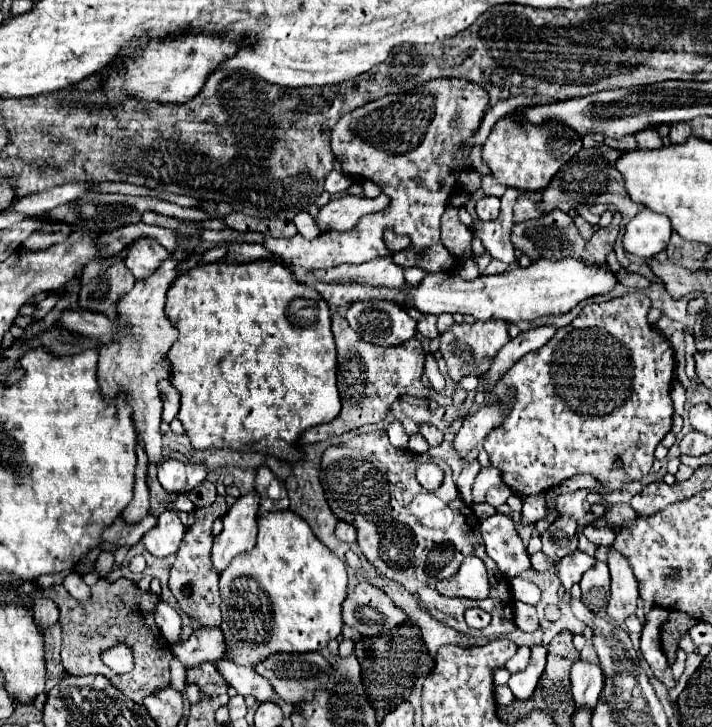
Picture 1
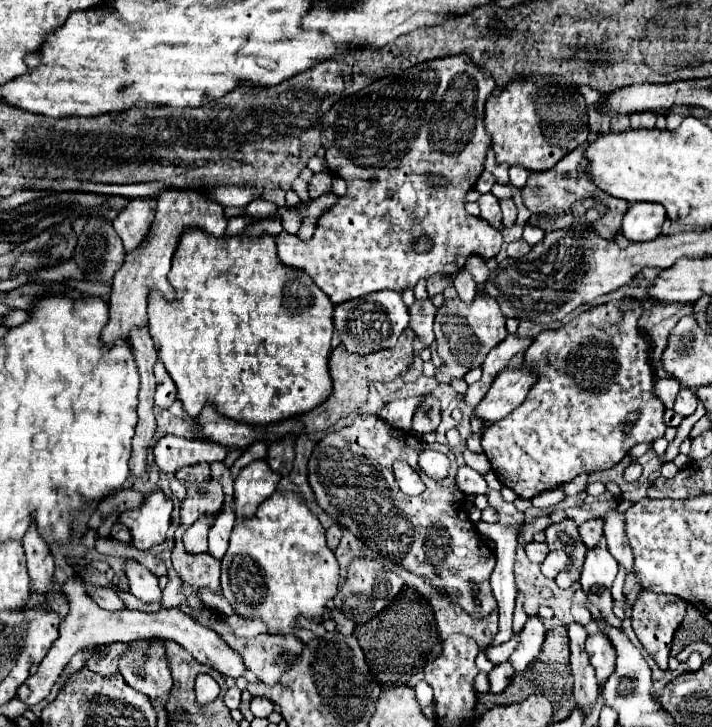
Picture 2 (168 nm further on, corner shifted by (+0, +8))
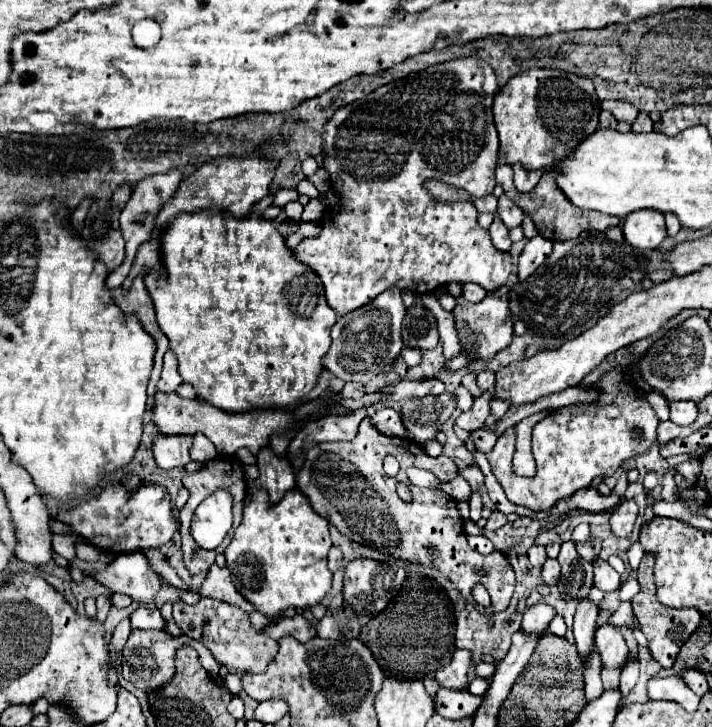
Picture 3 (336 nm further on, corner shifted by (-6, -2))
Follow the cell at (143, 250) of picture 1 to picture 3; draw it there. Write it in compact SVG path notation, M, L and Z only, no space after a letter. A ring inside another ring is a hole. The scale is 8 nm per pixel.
M167 171L165 175L149 175L149 179L141 179L141 183L137 183L137 187L133 189L131 199L123 207L121 219L119 219L121 231L123 231L123 237L125 237L125 243L127 243L125 245L125 261L119 269L115 269L107 276L105 281L107 289L115 289L122 285L133 265L137 247L141 243L145 243L145 239L149 239L149 231L153 231L153 219L157 219L157 211L161 211L163 205L173 197L179 181L181 181L181 175L177 175L177 171Z

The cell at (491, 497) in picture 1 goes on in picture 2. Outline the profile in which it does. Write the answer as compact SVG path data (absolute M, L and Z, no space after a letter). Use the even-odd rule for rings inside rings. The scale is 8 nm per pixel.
M467 465L459 467L459 471L457 471L457 487L463 493L475 493L475 495L489 491L485 479L477 471L473 471L471 467L467 467Z

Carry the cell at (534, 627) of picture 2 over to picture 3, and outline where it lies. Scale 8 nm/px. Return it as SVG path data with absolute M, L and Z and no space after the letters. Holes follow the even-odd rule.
M535 603L523 613L523 629L525 633L545 633L551 619L555 617L555 609L547 603Z

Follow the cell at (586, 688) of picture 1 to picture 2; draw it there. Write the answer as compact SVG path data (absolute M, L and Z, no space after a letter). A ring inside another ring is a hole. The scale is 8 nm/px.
M595 633L587 637L587 655L595 669L595 677L599 683L605 683L607 677L615 669L615 651L611 649L611 641L603 633Z

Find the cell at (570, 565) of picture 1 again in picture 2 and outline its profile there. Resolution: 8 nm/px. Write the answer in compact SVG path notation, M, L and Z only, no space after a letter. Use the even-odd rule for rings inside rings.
M551 551L547 559L541 563L541 571L547 577L557 577L557 573L565 571L571 565L571 557L565 551Z

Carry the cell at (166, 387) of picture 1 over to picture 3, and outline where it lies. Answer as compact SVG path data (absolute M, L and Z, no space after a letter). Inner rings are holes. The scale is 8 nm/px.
M169 349L165 353L165 363L163 363L163 373L161 379L157 381L157 389L163 393L171 393L177 391L177 387L181 385L181 375L177 373L177 357L173 355L173 351Z

